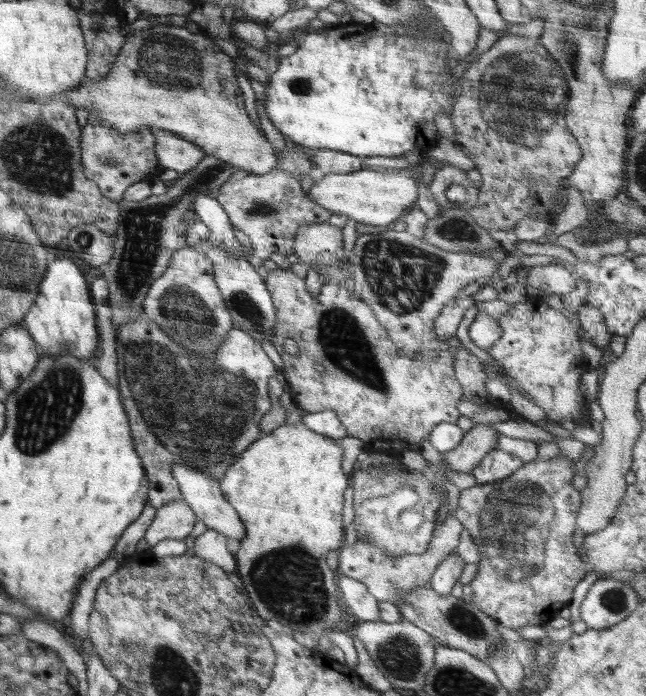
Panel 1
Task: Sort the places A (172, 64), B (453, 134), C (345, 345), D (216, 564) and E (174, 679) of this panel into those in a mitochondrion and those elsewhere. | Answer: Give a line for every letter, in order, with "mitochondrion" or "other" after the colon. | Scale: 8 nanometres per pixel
A: mitochondrion
B: other
C: mitochondrion
D: other
E: mitochondrion

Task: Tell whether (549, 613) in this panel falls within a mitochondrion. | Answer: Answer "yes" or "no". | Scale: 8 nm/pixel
no

